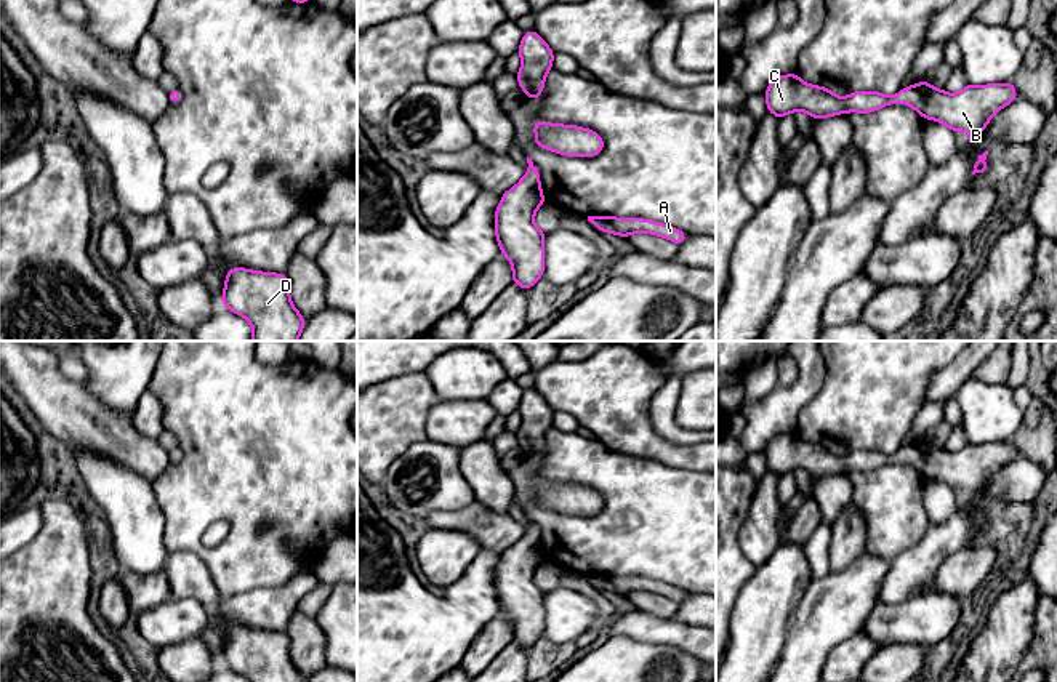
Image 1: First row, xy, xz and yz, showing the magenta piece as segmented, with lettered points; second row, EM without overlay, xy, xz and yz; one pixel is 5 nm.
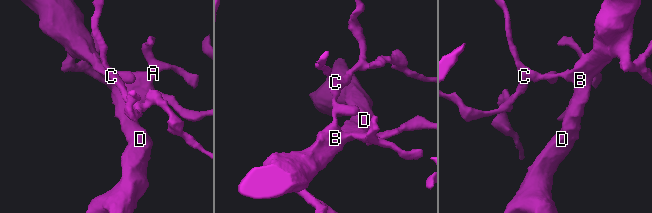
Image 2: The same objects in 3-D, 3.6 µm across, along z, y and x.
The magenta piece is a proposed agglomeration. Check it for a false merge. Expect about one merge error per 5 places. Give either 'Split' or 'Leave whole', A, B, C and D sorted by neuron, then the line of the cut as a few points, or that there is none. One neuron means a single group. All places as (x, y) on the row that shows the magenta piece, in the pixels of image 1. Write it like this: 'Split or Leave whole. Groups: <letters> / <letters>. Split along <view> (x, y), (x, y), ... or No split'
Leave whole. Groups: A B C D. No split

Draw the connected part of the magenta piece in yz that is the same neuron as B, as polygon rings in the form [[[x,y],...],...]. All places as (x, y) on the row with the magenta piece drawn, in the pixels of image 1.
[[[798,74],[774,78],[766,93],[767,110],[778,120],[783,115],[804,110],[822,120],[846,112],[868,114],[889,104],[908,104],[922,118],[935,120],[951,131],[967,131],[969,142],[980,134],[991,117],[1015,101],[1015,83],[966,85],[959,93],[950,94],[922,80],[905,86],[895,96],[879,91],[854,91],[838,98],[830,88],[809,85]]]

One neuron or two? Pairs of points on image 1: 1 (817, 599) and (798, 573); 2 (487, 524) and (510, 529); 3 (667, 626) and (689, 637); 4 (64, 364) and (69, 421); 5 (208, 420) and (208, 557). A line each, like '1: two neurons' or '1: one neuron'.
1: two neurons
2: one neuron
3: one neuron
4: two neurons
5: one neuron

